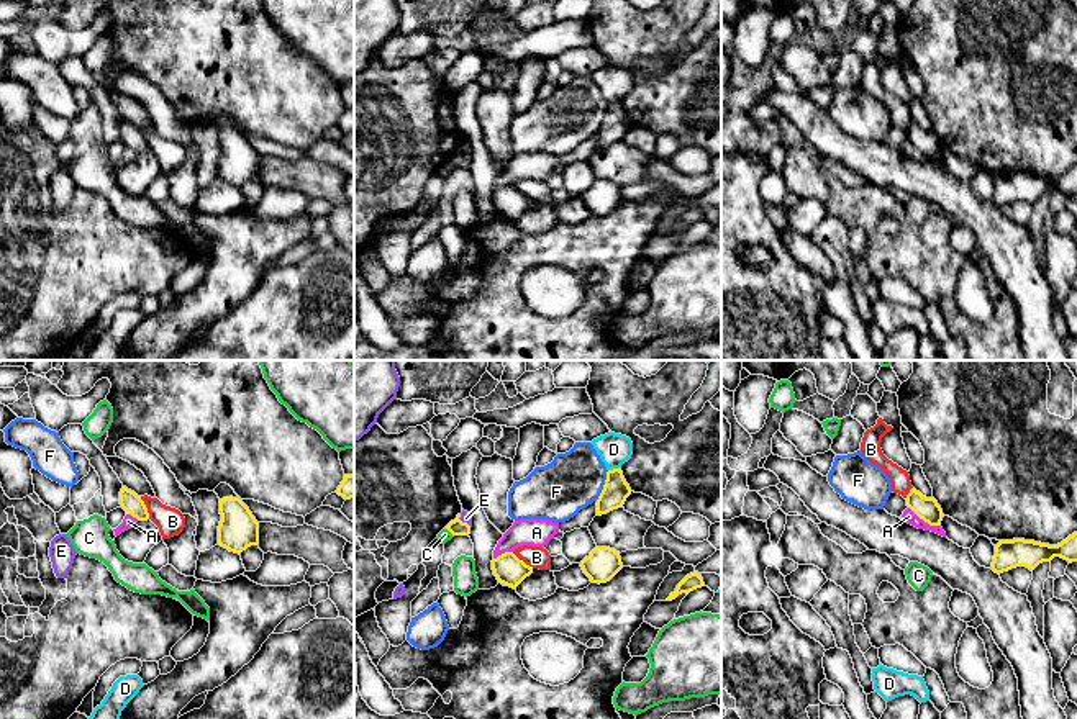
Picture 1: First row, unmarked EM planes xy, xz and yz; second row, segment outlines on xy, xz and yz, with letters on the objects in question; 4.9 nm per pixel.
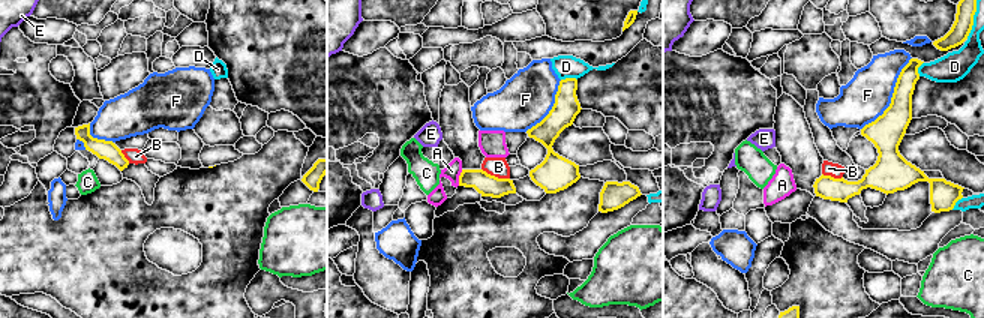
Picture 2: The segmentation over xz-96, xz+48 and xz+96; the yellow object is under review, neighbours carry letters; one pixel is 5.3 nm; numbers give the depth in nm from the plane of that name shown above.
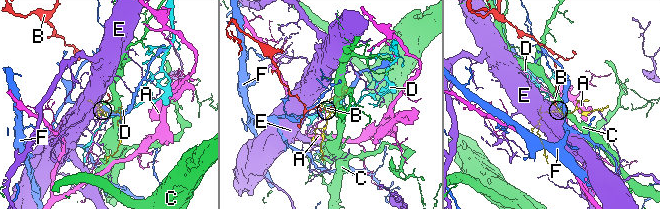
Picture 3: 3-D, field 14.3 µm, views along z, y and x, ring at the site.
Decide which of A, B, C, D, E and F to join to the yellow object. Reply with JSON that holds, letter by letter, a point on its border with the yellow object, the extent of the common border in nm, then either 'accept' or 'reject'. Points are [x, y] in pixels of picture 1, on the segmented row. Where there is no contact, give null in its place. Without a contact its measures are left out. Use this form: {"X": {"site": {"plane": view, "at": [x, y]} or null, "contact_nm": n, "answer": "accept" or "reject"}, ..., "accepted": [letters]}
{"A": {"site": {"plane": "yz", "at": [925, 521]}, "contact_nm": 190, "answer": "reject"}, "B": {"site": {"plane": "xy", "at": [146, 508]}, "contact_nm": 120, "answer": "reject"}, "C": {"site": {"plane": "xz", "at": [449, 531]}, "contact_nm": 60, "answer": "reject"}, "D": {"site": {"plane": "xz", "at": [613, 469]}, "contact_nm": 60, "answer": "reject"}, "E": {"site": {"plane": "xz", "at": [464, 523]}, "contact_nm": 90, "answer": "reject"}, "F": {"site": {"plane": "xz", "at": [604, 485]}, "contact_nm": 170, "answer": "reject"}, "accepted": []}

